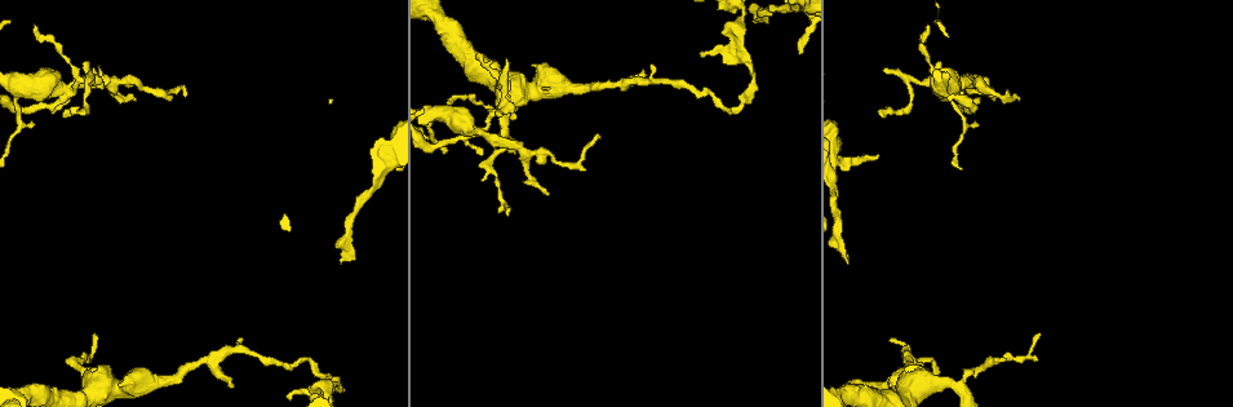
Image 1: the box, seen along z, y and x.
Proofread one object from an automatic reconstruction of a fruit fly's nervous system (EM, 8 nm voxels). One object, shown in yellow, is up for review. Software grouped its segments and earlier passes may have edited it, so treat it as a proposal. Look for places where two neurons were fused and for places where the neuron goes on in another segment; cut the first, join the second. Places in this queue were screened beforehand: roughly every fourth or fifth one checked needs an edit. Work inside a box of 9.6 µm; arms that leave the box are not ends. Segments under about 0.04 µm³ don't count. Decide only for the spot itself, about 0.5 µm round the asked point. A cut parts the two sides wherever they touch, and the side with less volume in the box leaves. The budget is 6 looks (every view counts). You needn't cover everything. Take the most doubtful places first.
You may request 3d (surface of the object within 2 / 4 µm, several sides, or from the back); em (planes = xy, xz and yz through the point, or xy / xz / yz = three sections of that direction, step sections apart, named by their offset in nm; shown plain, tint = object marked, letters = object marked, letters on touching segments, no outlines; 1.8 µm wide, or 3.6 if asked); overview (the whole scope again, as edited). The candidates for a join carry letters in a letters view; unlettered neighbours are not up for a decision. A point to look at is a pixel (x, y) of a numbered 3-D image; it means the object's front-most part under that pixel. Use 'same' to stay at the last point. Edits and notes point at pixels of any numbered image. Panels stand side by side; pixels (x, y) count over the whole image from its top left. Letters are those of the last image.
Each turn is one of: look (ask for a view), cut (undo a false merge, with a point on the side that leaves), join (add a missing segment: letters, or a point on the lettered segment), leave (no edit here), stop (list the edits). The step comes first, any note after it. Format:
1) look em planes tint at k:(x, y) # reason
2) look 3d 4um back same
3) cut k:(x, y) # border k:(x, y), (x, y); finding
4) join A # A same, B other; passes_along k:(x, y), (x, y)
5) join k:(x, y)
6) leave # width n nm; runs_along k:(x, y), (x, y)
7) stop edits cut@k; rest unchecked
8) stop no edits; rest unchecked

look 3d 4um back at 1:(340, 263) # thin end

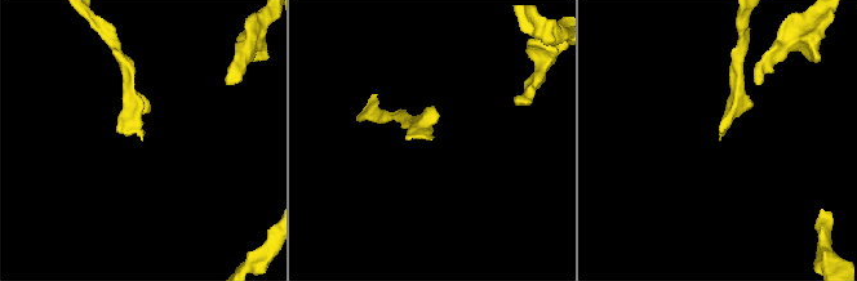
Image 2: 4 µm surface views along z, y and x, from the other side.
look em xy step 8 letters at 2:(719, 138) # need the tissue

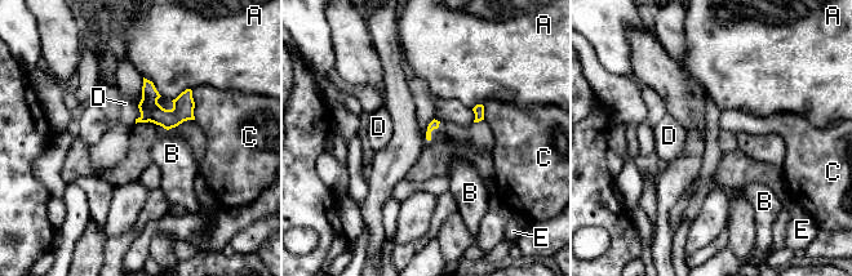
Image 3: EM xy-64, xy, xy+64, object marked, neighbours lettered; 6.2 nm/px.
leave # A other, B other, C other, D other, E other; border 3:(191, 90), (195, 119); no lettered segment goes on from it

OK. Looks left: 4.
look 3d 2um at 1:(59, 86)

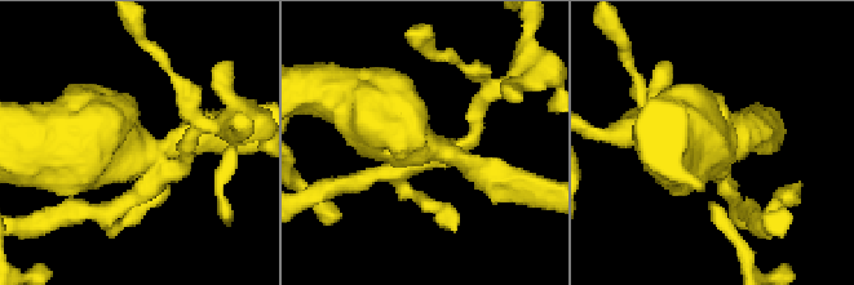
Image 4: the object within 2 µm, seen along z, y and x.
look em planes letters at 4:(720, 150) # shape alone is not enough

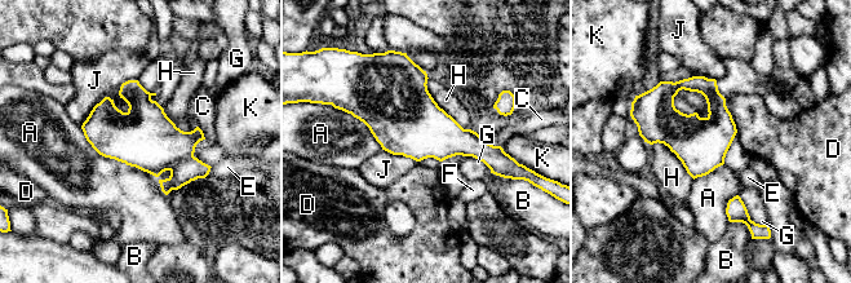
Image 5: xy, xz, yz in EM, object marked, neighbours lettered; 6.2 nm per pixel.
leave # longest_contact A 550 nm; A other, B other, C other, D other, E other, F other, G other, H other, J other, K other; border 5:(80, 127), (100, 154), (156, 177); all the same neuron

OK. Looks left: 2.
look em planes letters at 1:(800, 52)

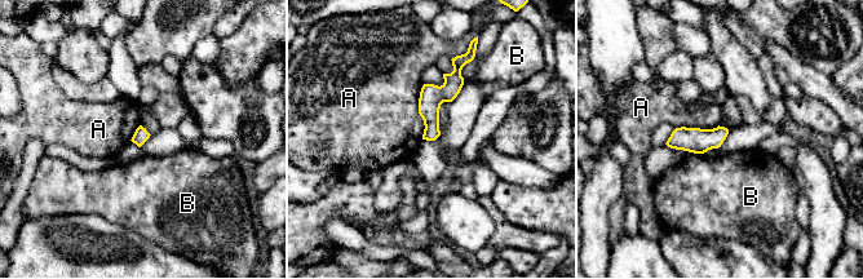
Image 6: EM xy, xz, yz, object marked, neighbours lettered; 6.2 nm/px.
leave # A other, B other; border 6:(424, 84), (419, 98), (421, 138); no lettered segment goes on from it

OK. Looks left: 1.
stop no edits; rest unchecked

